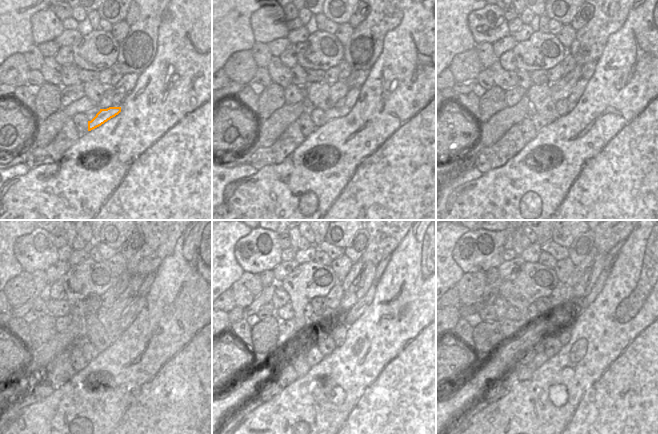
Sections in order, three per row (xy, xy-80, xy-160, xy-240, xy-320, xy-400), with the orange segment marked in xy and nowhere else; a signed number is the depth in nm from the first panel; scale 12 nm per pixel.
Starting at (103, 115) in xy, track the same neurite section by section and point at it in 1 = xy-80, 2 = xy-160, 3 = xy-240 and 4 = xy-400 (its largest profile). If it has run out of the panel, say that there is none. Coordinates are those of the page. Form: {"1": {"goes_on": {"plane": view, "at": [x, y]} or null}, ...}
{"1": {"goes_on": {"plane": "xy-80", "at": [351, 97]}}, "2": {"goes_on": {"plane": "xy-160", "at": [577, 91]}}, "3": {"goes_on": {"plane": "xy-240", "at": [126, 320]}}, "4": {"goes_on": {"plane": "xy-400", "at": [585, 302]}}}

